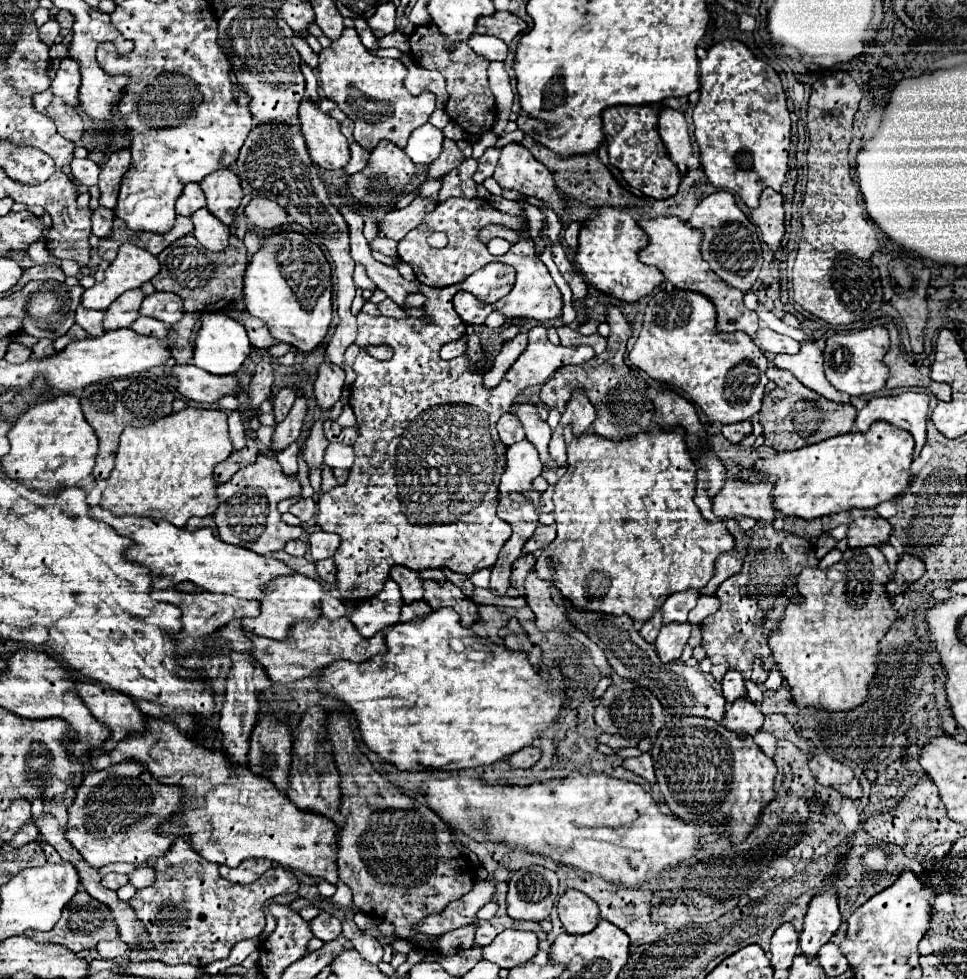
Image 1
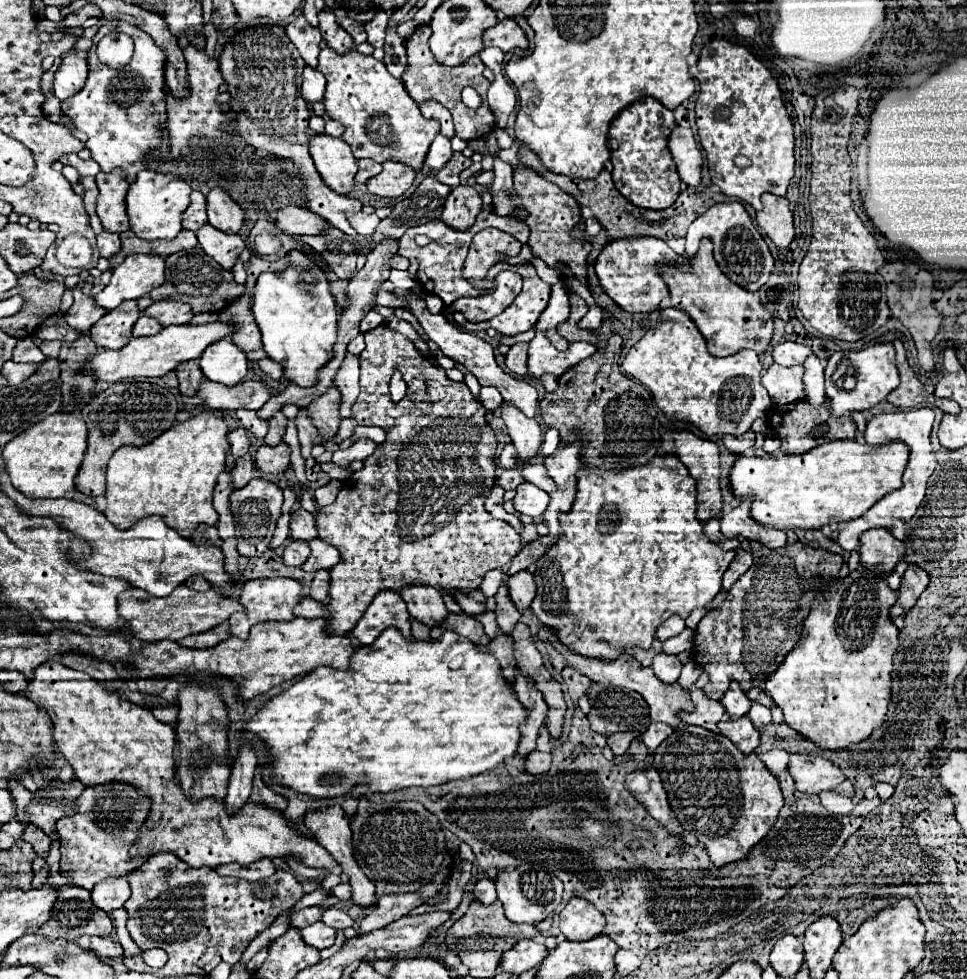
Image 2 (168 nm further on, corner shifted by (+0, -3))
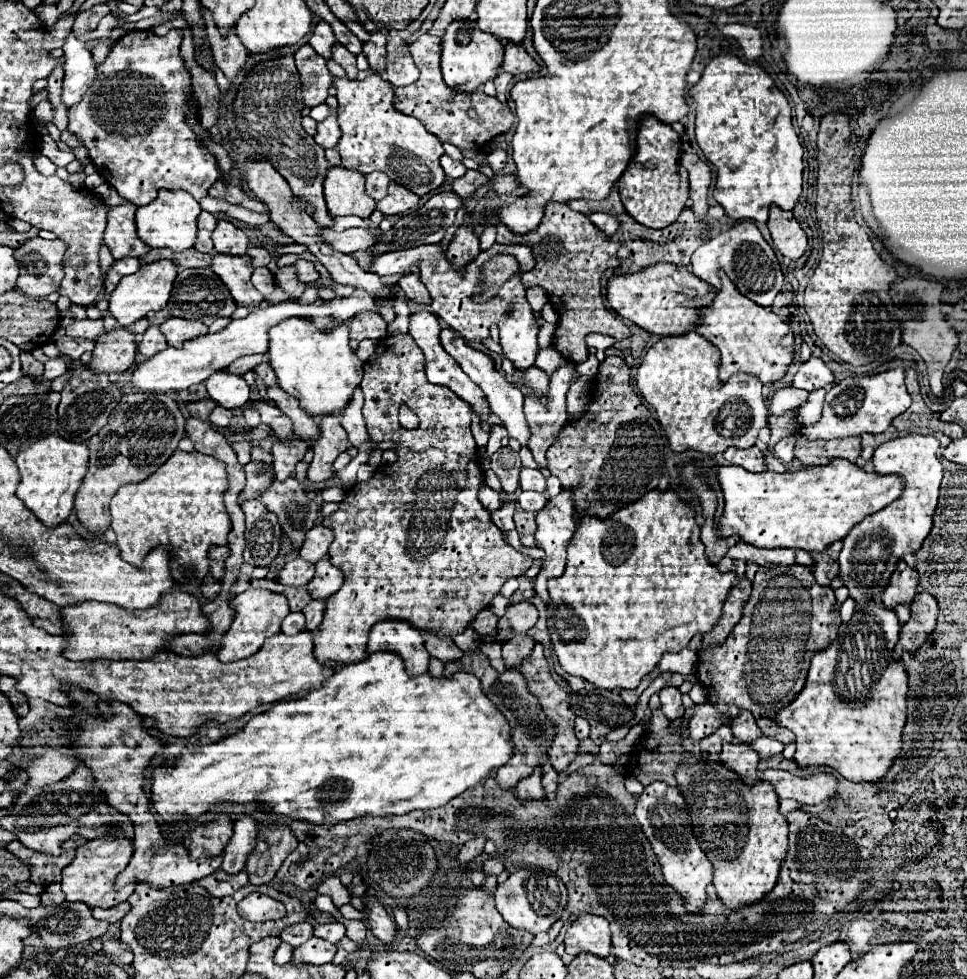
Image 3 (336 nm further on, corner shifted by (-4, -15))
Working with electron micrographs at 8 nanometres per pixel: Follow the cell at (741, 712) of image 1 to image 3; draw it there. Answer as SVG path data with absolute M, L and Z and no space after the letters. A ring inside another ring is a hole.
M723 743L723 751L719 753L719 761L725 763L731 771L735 771L745 785L757 783L757 763L759 757L751 749L751 745L745 743Z

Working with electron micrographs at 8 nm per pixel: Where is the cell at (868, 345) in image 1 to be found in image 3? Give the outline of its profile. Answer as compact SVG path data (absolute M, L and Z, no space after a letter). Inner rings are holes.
M891 369L879 375L871 375L871 377L849 377L843 379L839 383L835 383L823 401L823 411L821 411L821 419L809 427L801 427L795 435L781 439L775 447L773 447L773 455L783 461L789 463L793 460L793 447L797 443L797 437L805 437L809 441L813 439L841 439L841 437L855 437L855 435L863 435L863 433L885 433L887 427L891 425L891 421L905 413L911 405L911 397L905 389L903 383L905 373L901 369Z

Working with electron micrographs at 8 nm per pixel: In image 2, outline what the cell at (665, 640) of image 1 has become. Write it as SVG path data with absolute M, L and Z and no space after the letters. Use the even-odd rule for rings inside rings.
M657 653L653 659L653 671L655 675L665 681L665 683L675 683L679 679L681 673L681 661L677 655L669 655L669 653Z

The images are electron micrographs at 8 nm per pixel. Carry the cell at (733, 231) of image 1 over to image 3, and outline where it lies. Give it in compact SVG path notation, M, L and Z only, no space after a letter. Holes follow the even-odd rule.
M751 221L735 223L729 231L723 231L715 239L703 243L693 253L691 267L693 267L695 277L707 281L715 289L719 287L719 269L723 269L745 297L749 297L751 301L755 301L763 307L771 307L775 295L783 287L783 273L781 273L781 265L775 257L775 251L771 249L771 245L763 239L759 229Z

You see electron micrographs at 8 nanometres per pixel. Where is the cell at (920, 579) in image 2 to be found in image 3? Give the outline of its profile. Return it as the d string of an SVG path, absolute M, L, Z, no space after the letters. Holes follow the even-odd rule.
M921 591L917 593L917 597L913 599L911 605L911 619L909 623L903 625L901 629L901 637L893 649L893 659L903 659L905 653L913 655L915 651L919 651L919 647L925 643L927 635L933 633L935 623L937 623L937 601L933 595Z

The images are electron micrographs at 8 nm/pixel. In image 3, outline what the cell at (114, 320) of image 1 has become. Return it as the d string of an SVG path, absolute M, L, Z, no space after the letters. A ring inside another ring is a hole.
M113 329L97 339L89 369L93 373L121 373L135 363L135 355L135 333L129 329Z

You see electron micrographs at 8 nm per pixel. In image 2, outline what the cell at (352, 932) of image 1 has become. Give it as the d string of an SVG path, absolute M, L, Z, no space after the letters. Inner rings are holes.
M331 907L323 913L323 923L329 927L335 927L335 929L345 929L345 927L353 927L355 921L345 911Z

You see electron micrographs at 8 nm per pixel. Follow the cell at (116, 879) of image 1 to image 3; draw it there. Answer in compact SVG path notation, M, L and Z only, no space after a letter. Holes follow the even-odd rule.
M121 903L119 907L113 907L113 909L93 909L93 917L95 919L103 919L103 921L107 921L107 923L117 923L117 921L121 921L127 913L129 913L129 909L131 909L131 905L129 903Z

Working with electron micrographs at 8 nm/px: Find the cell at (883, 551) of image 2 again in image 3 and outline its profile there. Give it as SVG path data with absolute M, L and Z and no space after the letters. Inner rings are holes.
M899 561L897 571L893 573L889 585L883 591L883 605L887 609L895 609L901 603L909 605L917 595L917 585L919 585L917 571L911 569L905 561Z

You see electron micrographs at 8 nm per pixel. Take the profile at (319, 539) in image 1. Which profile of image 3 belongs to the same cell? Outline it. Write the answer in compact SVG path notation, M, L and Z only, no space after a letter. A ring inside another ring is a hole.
M327 557L321 559L315 569L315 577L307 583L307 591L311 599L327 599L343 585L343 573L341 569L333 567Z

